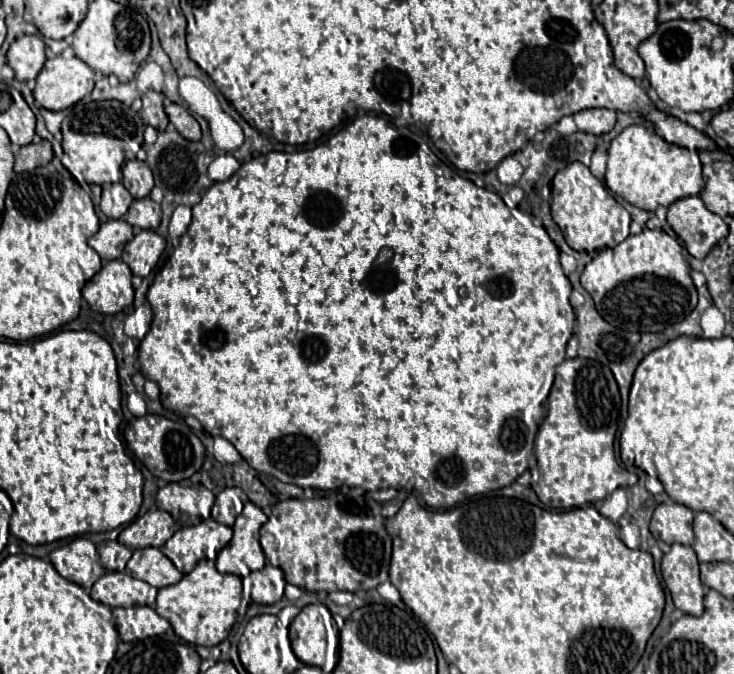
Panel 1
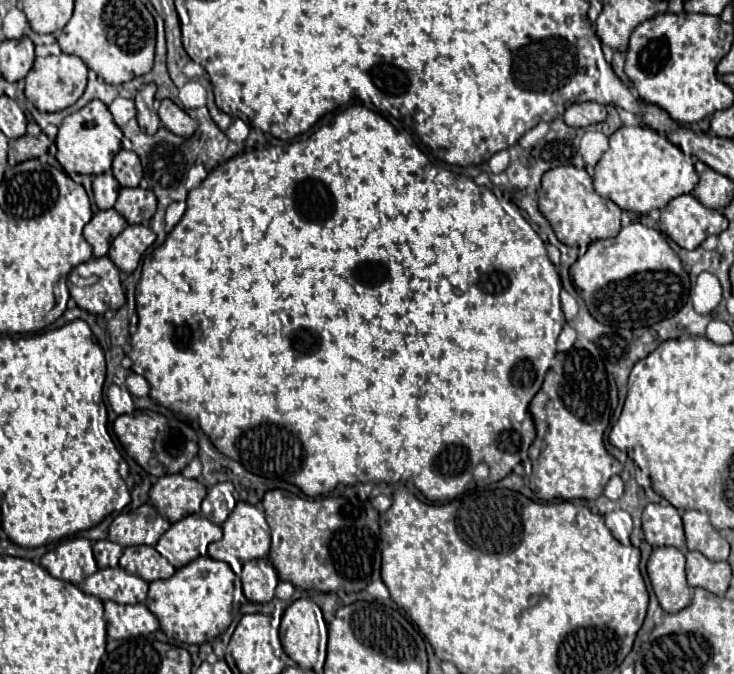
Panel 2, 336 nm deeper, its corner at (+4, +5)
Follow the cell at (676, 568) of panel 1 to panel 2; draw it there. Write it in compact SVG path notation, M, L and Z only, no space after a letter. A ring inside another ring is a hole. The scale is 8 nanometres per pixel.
M653 549L647 561L647 575L665 613L677 613L689 605L691 587L685 579L685 555L679 549Z

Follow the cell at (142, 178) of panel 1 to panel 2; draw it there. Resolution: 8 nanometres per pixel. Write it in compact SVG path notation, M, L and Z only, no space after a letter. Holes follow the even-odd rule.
M121 149L113 159L113 175L121 187L137 187L143 177L143 169L137 153Z

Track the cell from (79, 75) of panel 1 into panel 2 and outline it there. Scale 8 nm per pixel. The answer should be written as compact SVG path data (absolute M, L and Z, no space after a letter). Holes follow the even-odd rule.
M58 43L57 47L59 47L57 55L37 55L35 53L35 63L25 77L25 97L39 111L55 113L55 111L71 107L83 95L85 85L87 85L87 65L79 57L63 53Z

